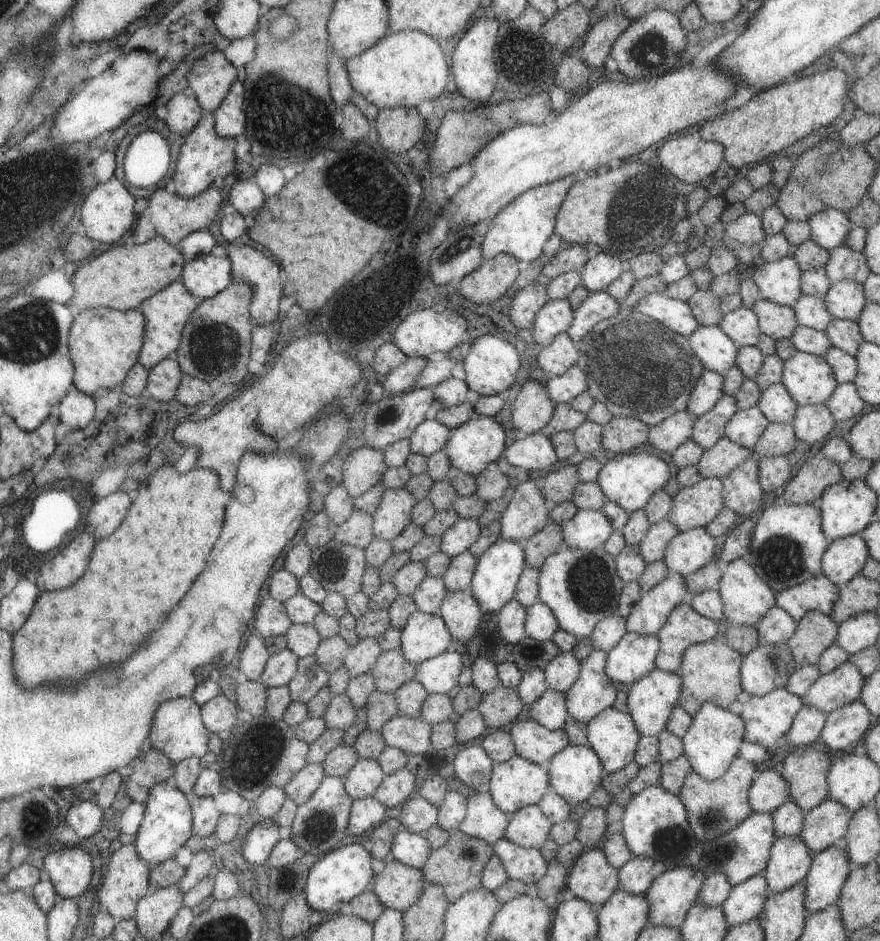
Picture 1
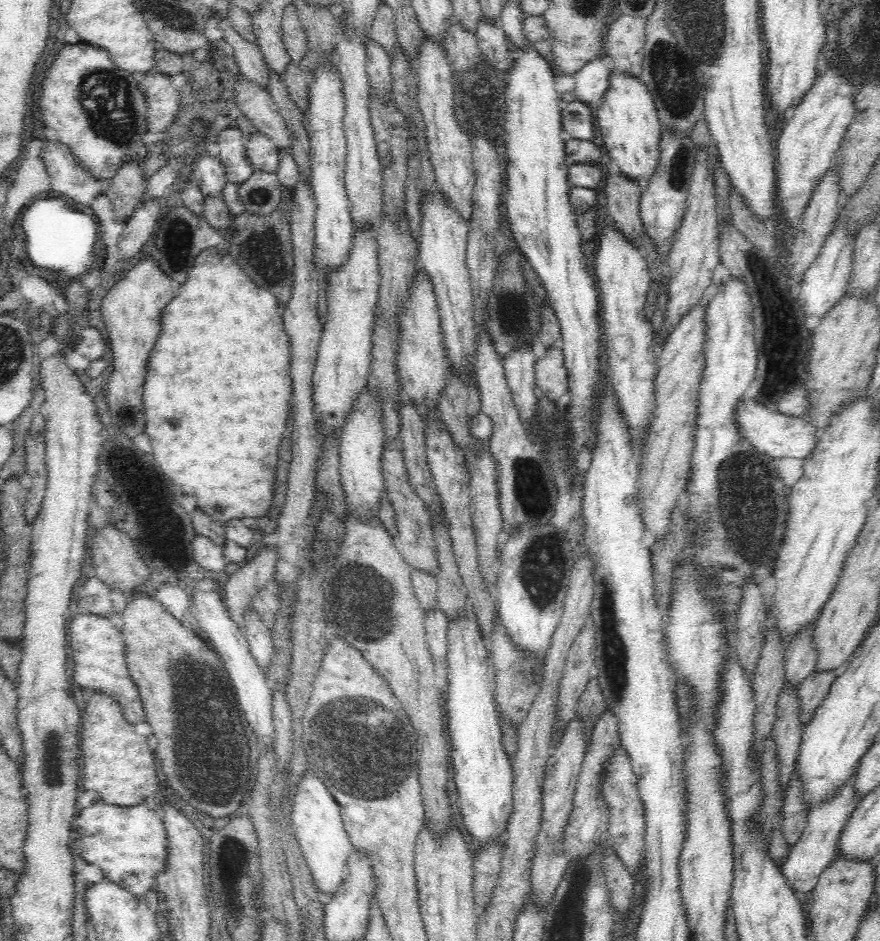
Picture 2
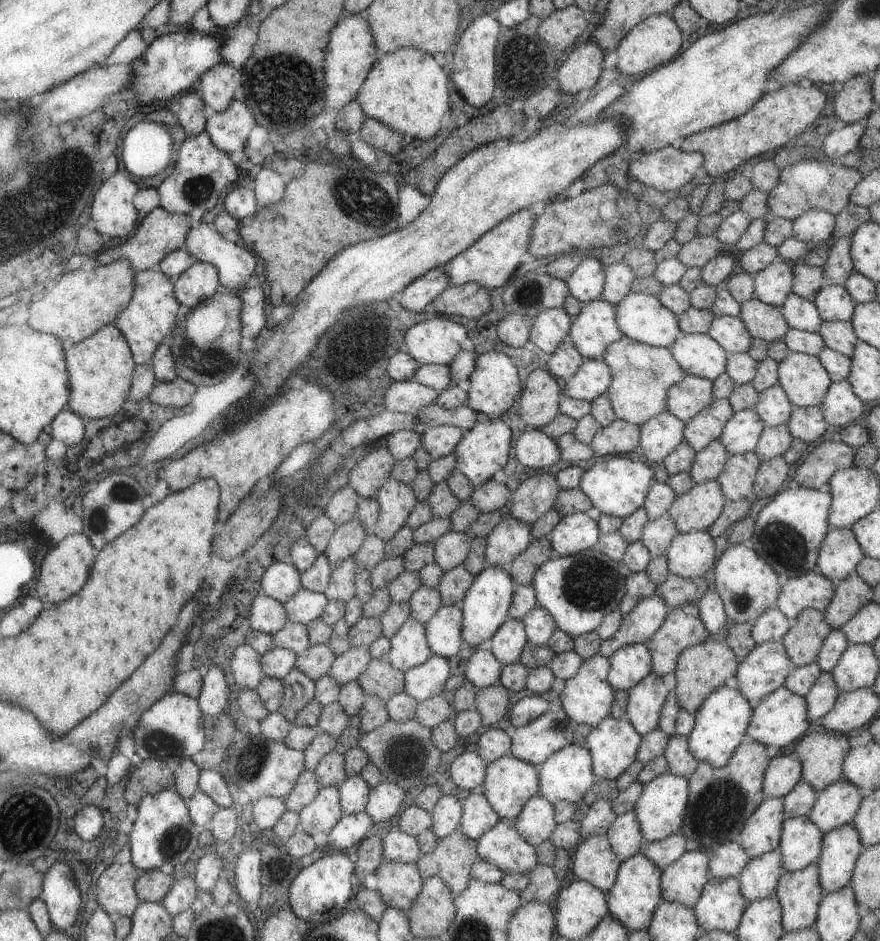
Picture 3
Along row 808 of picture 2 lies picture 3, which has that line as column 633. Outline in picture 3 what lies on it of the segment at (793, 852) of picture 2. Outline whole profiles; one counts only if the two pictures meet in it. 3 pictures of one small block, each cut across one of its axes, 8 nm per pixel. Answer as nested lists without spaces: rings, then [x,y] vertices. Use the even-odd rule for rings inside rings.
[[[627,811],[617,815],[607,827],[605,836],[620,862],[637,853],[642,836],[634,812]]]

